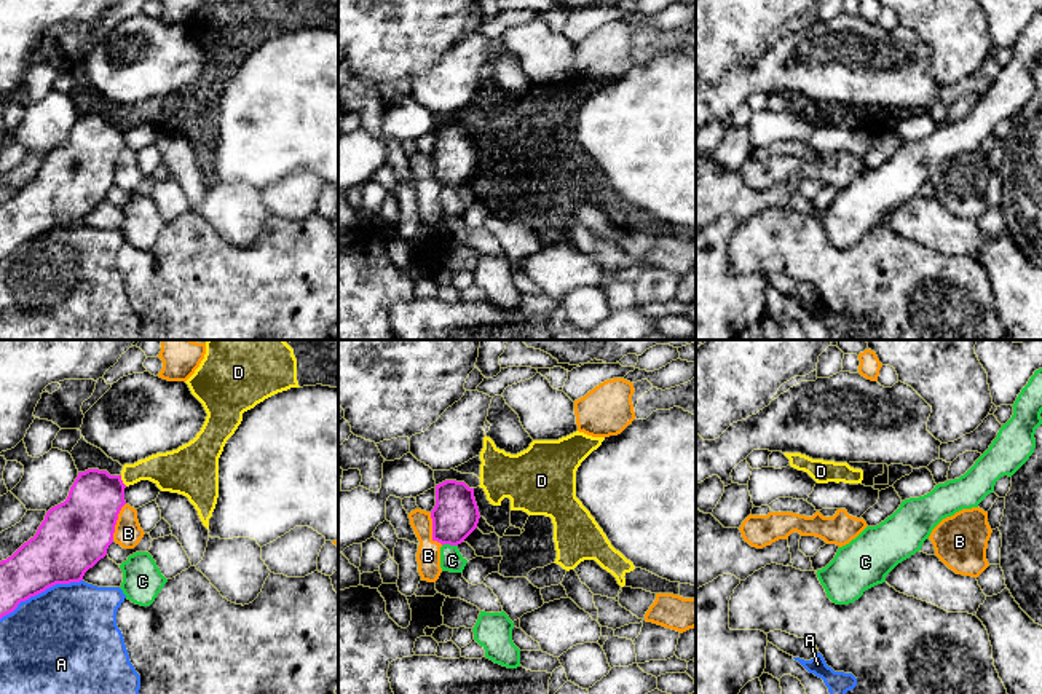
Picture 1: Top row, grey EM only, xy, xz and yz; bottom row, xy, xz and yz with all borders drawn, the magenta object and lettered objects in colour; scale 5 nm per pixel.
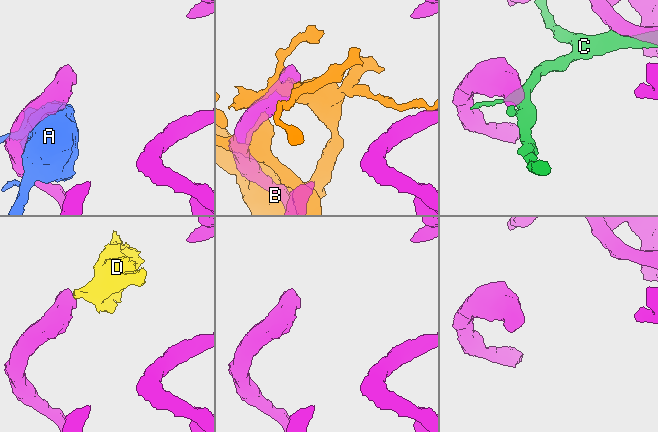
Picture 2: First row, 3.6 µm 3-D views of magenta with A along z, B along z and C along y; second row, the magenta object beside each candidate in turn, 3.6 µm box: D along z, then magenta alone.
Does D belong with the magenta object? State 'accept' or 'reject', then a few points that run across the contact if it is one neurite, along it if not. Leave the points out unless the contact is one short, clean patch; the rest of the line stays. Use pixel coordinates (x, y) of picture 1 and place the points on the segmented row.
reject | xy (120, 476), (126, 485)

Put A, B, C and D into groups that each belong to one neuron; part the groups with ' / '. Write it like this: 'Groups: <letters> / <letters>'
Groups: A / B / C / D

